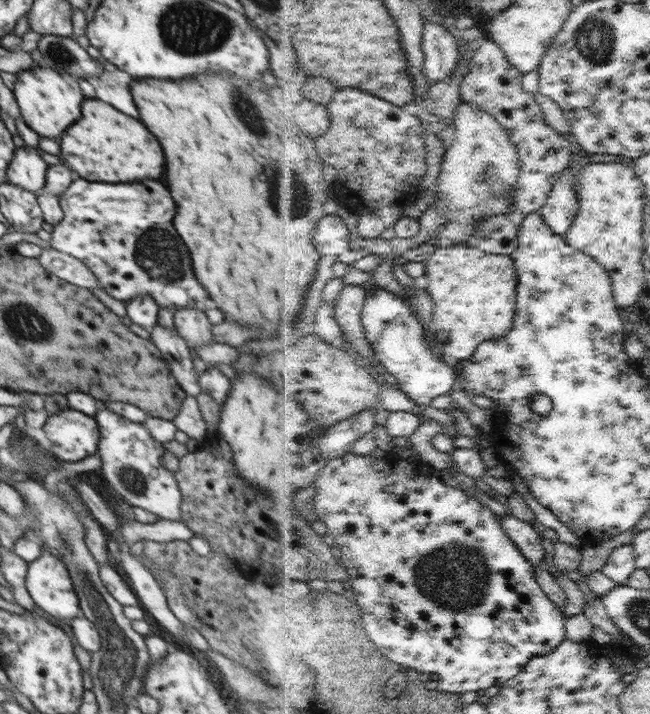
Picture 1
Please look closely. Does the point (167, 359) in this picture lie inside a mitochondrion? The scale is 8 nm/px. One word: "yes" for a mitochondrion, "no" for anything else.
no

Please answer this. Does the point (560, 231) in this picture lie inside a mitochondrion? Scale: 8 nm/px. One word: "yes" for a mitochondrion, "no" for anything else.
no

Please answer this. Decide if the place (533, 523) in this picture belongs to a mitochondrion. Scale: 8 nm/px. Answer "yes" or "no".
no

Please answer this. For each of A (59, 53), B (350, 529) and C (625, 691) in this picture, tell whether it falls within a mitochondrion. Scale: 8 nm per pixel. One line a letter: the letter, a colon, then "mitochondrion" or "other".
A: mitochondrion
B: other
C: other

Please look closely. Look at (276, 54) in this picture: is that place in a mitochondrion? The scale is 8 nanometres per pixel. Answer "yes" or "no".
no

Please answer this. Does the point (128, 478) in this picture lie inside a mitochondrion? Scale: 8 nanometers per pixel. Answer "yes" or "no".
yes

